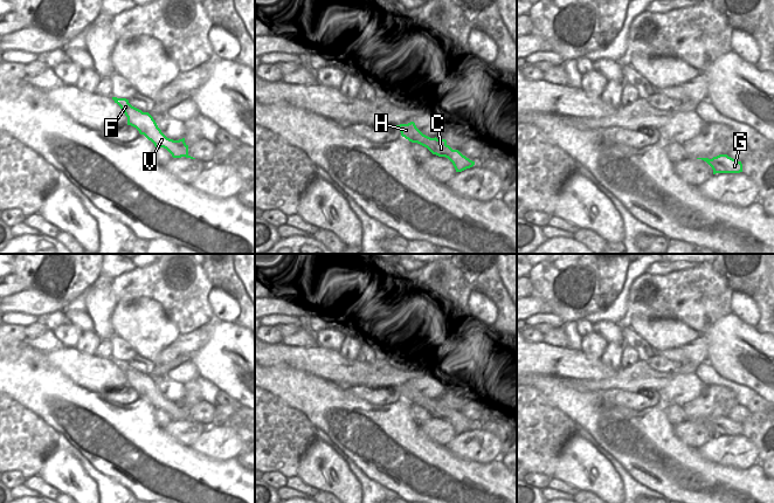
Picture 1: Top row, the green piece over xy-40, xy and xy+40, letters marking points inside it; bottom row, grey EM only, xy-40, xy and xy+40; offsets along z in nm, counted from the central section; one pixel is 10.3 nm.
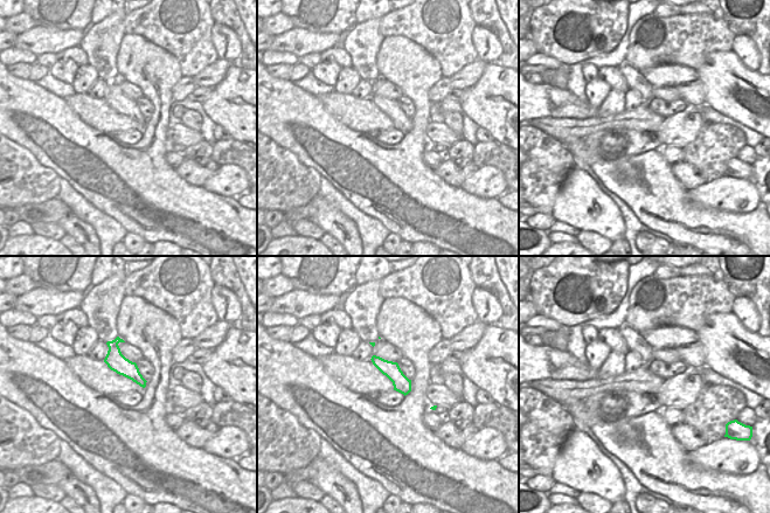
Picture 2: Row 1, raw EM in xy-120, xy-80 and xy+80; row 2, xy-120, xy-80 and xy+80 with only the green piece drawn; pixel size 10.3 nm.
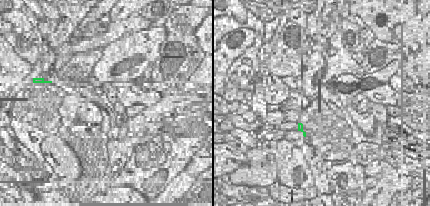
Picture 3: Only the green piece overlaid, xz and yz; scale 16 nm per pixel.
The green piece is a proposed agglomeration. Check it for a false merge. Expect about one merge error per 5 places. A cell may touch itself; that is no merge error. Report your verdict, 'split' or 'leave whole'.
leave whole

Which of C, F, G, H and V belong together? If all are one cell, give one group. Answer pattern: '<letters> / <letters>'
C F G H V

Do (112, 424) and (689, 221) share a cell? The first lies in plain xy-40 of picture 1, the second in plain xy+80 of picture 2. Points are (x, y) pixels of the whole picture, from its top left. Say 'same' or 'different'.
same

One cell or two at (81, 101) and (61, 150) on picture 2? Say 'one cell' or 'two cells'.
two cells

